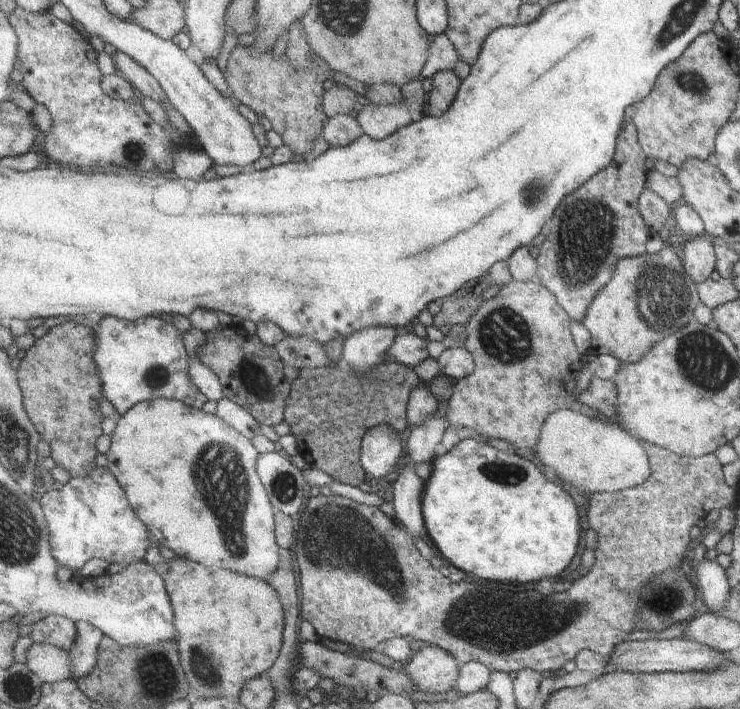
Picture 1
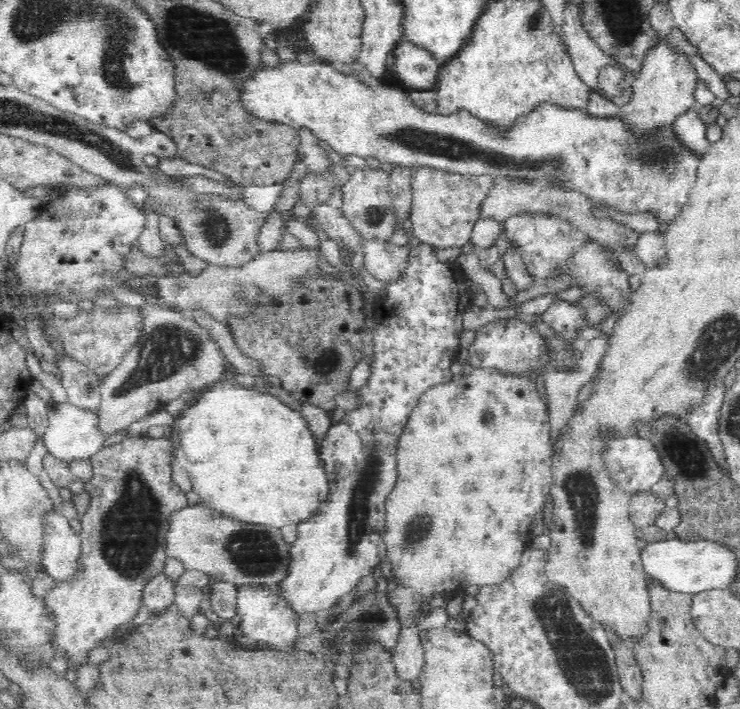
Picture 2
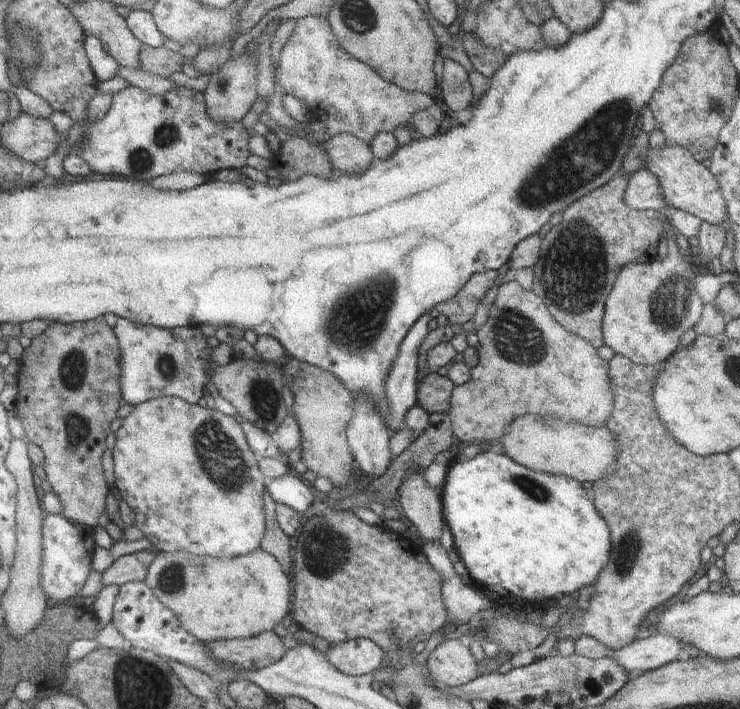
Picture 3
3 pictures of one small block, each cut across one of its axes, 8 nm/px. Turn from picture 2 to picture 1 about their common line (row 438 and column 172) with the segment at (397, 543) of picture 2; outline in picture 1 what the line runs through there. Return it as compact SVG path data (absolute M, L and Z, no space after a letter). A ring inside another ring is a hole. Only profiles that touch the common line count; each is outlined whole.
M155 399L154 401L143 401L136 404L127 414L122 415L118 420L115 434L112 436L112 445L110 451L106 454L106 458L108 460L107 468L120 481L132 509L147 525L148 531L156 538L159 546L166 546L176 552L177 556L185 557L199 564L205 564L209 568L231 568L231 571L239 572L242 575L267 578L269 574L277 572L277 568L280 567L281 555L279 554L279 548L281 546L277 544L277 538L275 538L276 508L273 506L268 489L265 488L264 481L257 470L260 455L259 449L248 436L241 434L220 416L189 406L180 400Z

